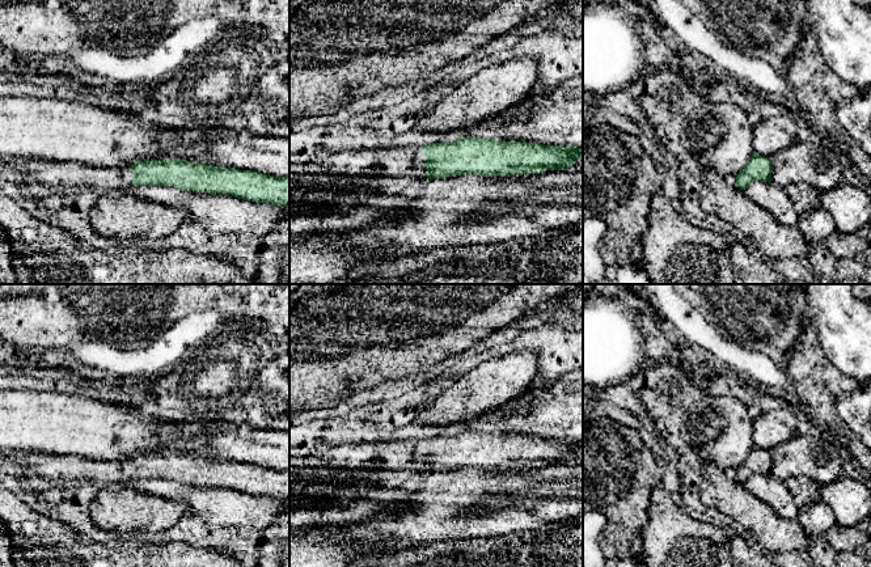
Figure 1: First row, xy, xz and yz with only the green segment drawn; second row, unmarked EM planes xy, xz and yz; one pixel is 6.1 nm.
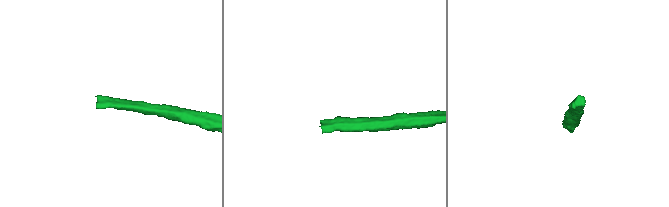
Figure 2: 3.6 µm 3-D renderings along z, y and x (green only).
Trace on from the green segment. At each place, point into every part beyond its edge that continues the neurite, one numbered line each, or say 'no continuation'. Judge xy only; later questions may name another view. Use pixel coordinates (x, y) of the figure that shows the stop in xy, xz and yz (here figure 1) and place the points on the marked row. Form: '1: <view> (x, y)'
1: xy (49, 173)

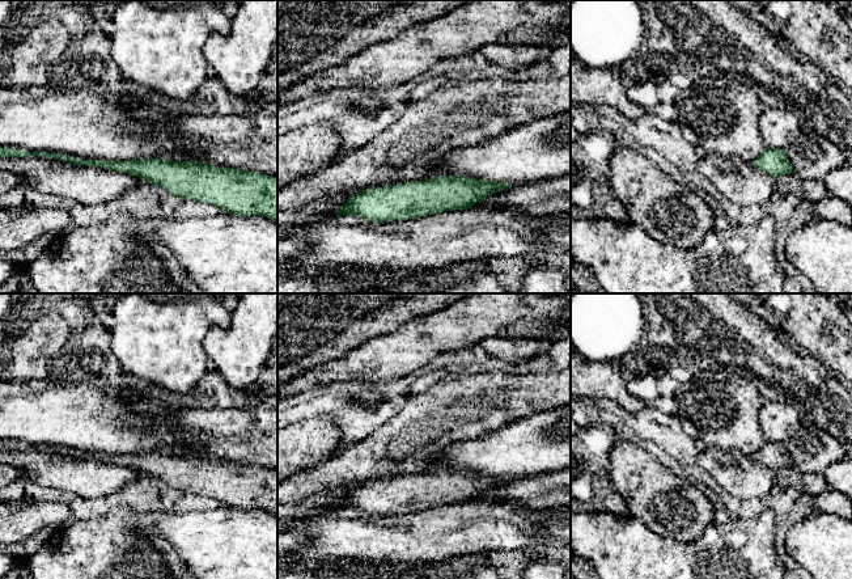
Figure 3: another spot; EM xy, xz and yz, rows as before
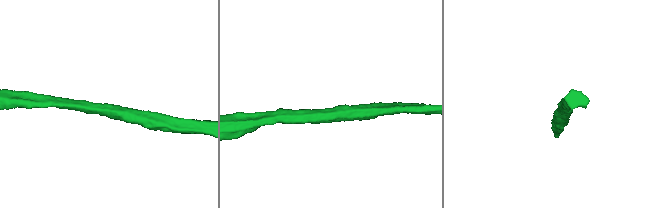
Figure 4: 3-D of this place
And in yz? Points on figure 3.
no continuation

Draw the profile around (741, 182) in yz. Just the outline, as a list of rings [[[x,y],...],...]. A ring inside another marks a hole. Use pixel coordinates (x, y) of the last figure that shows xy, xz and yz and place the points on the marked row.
[[[701,155],[696,173],[738,206],[763,206],[776,191],[773,177],[737,156]]]

